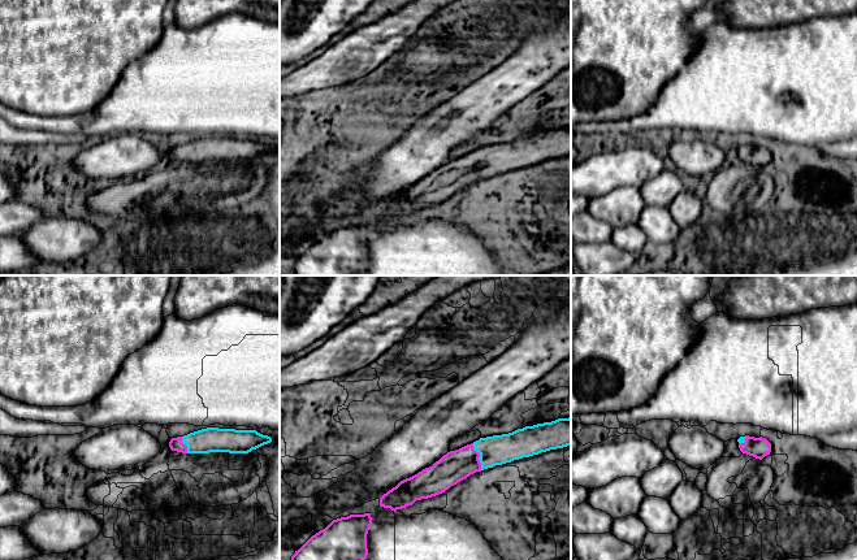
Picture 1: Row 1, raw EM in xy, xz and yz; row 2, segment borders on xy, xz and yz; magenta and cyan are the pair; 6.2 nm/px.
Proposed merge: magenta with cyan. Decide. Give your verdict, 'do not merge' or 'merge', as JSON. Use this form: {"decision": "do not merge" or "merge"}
{"decision": "merge"}

